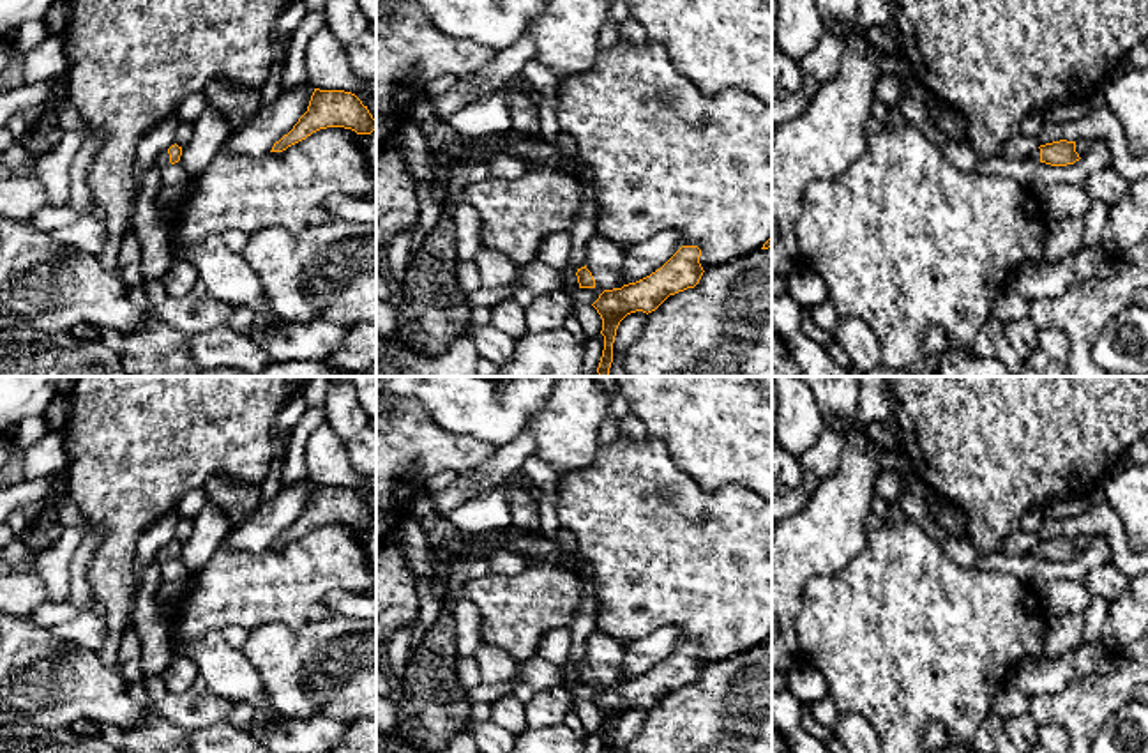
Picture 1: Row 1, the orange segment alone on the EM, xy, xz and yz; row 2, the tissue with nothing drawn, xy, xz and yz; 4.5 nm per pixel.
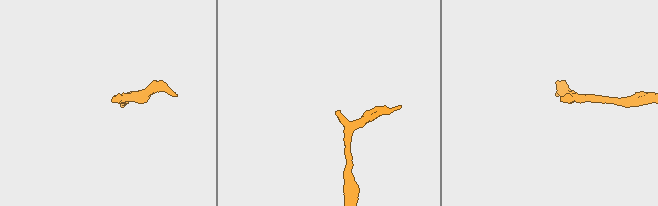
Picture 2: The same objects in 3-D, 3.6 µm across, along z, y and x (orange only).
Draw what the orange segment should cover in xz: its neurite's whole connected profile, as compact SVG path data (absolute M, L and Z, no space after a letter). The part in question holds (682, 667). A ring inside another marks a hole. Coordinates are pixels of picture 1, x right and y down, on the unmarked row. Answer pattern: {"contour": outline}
{"contour": "M682 642L661 665L650 672L623 681L622 684L604 686L592 700L602 714L604 746L602 753L613 753L613 739L620 718L636 707L652 709L669 691L694 684L701 672L701 645Z"}

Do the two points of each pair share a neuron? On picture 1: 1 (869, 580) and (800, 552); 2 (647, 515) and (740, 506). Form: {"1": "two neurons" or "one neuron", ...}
{"1": "two neurons", "2": "one neuron"}

